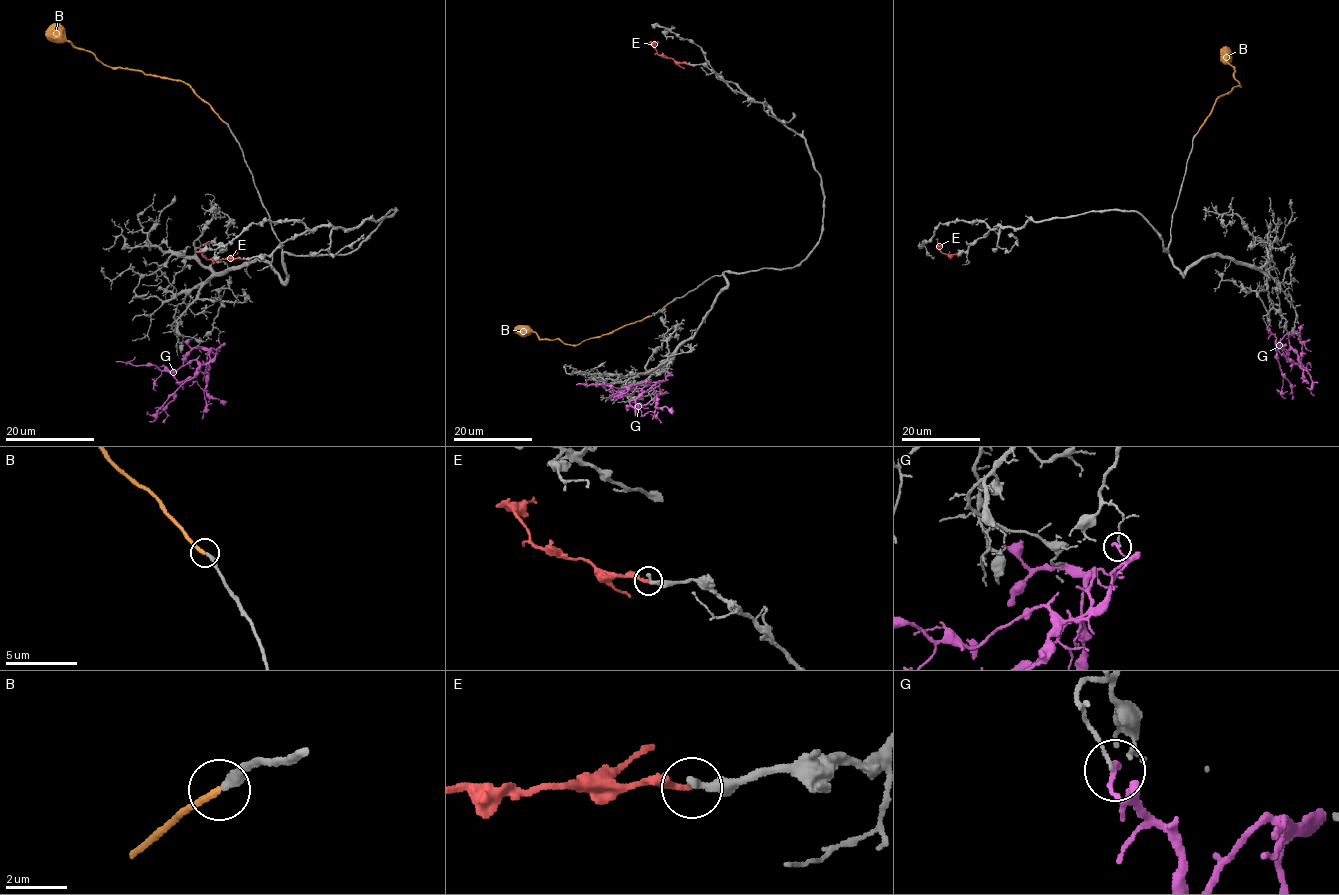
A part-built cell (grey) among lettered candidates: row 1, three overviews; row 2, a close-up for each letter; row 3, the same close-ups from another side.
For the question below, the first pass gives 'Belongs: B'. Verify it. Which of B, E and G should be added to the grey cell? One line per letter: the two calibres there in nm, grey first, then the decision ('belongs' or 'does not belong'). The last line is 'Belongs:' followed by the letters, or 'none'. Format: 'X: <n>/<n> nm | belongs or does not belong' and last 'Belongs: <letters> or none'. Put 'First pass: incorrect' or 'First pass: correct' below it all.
B: 320/240 nm | belongs
E: 280/200 nm | belongs
G: 90/180 nm | does not belong
Belongs: B, E
First pass: incorrect

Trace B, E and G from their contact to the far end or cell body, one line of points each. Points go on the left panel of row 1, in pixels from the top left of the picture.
B: (225, 122), (182, 81), (103, 65), (92, 54), (75, 48), (61, 33), (45, 31)
E: (244, 259), (207, 259), (203, 254), (209, 241)
G: (218, 341), (220, 345), (208, 363), (199, 364), (194, 360), (176, 371), (115, 362)

